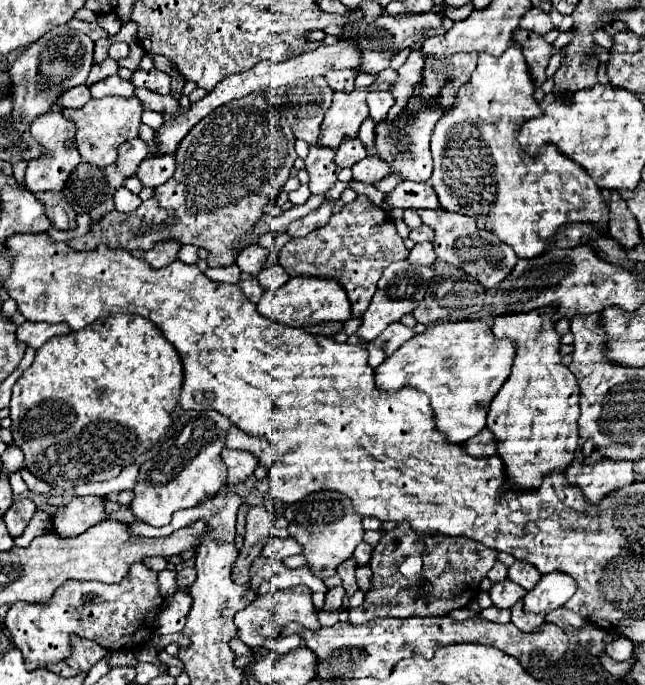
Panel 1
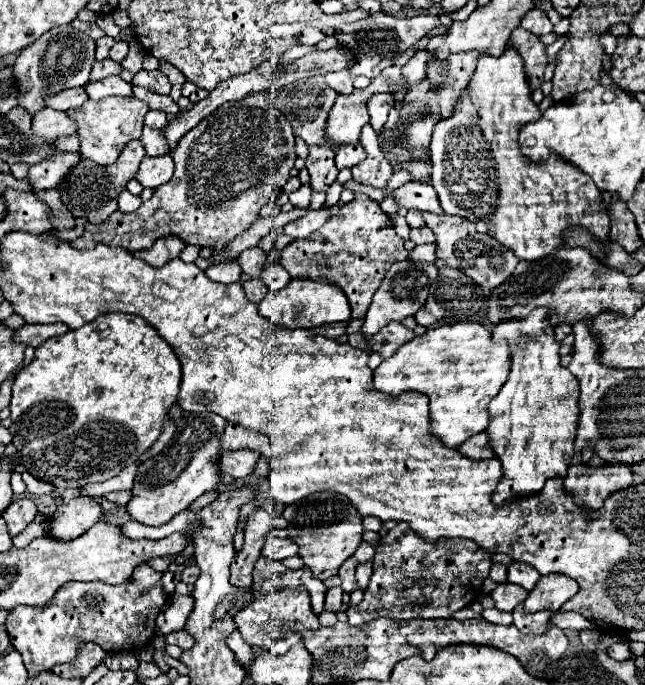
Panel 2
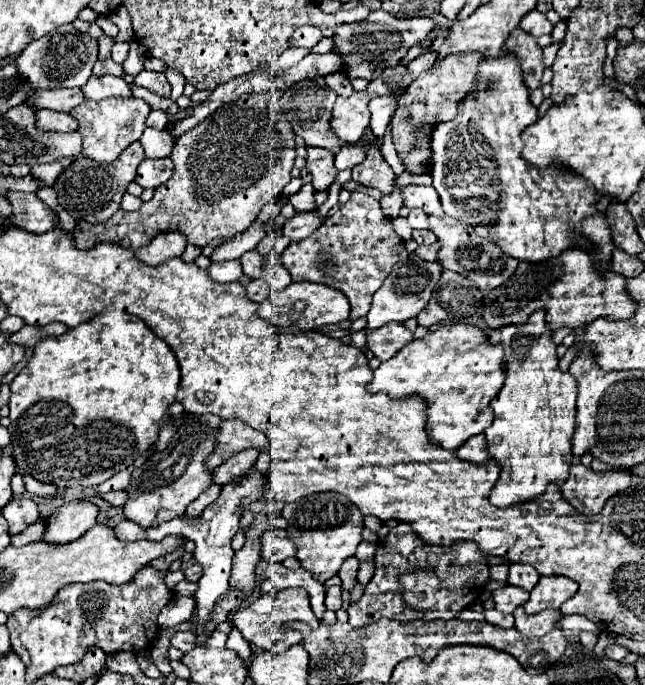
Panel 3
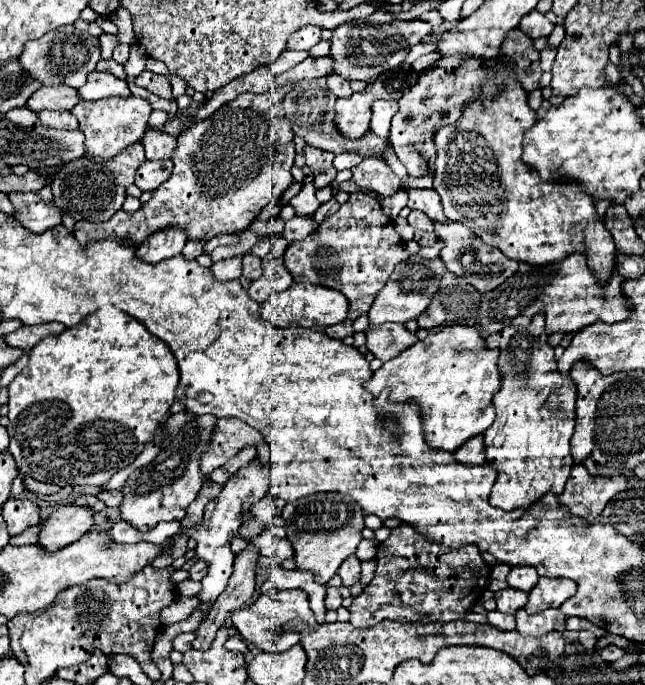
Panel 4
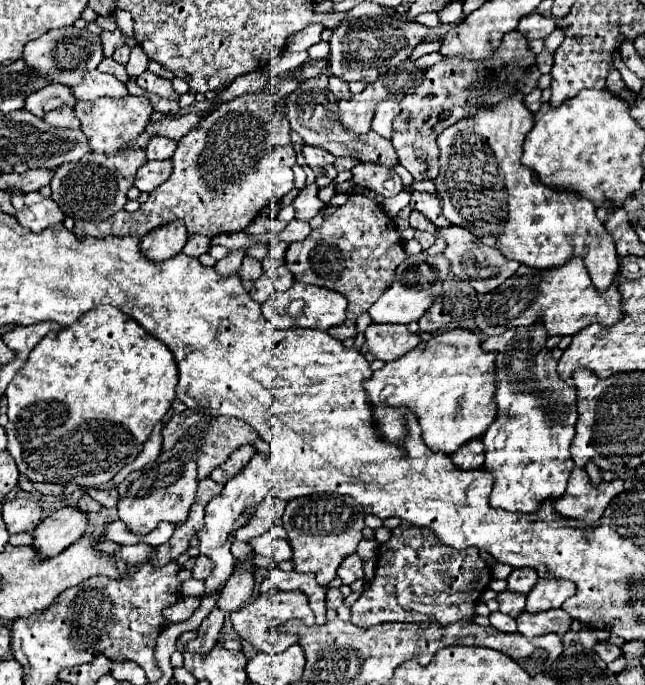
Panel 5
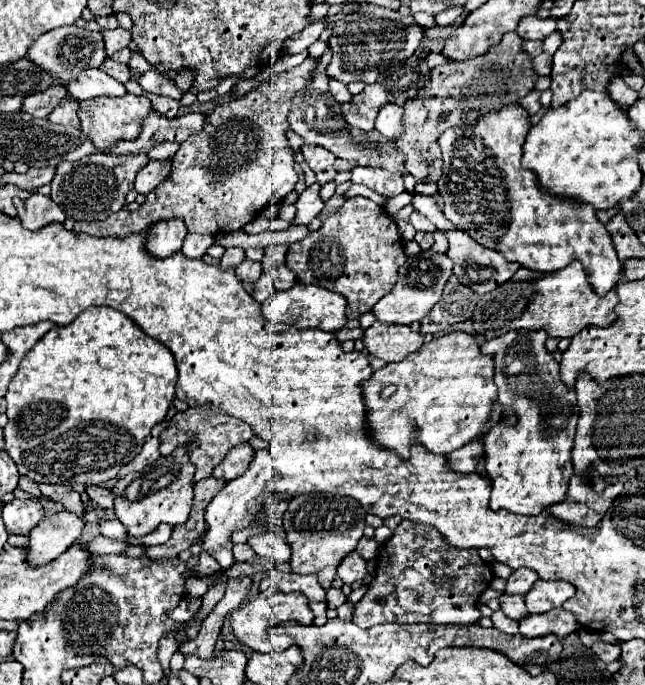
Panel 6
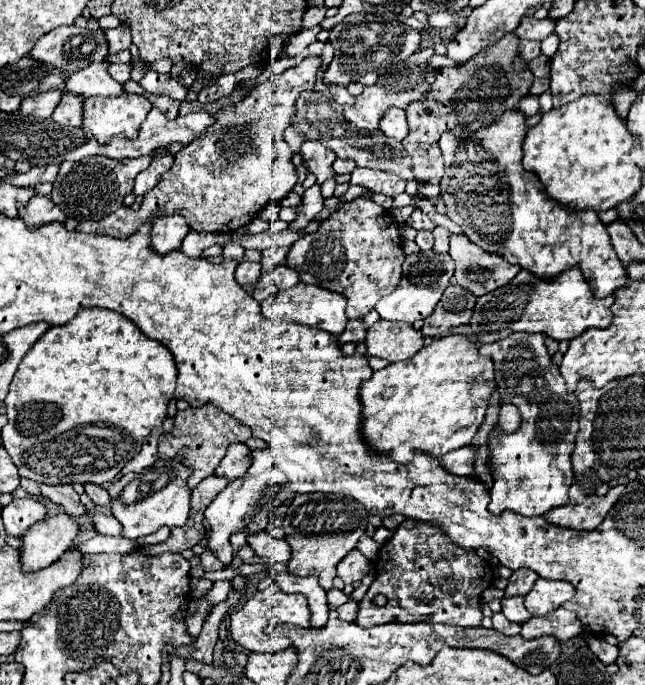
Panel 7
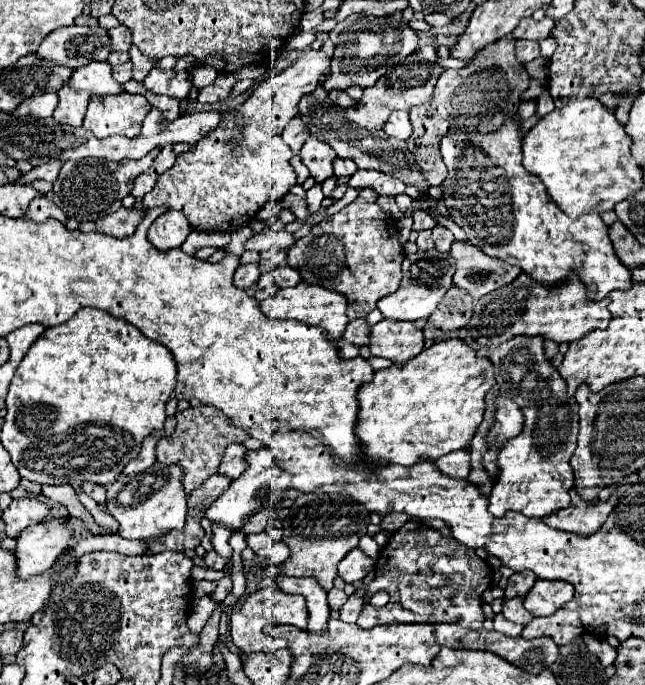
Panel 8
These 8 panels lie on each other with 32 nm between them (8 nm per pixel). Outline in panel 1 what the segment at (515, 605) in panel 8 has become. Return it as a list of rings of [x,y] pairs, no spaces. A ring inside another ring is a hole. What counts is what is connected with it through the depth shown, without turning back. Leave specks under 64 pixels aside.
[[[510,580],[504,582],[496,582],[490,590],[490,598],[494,602],[496,608],[512,608],[518,600],[522,600],[526,596],[526,590],[520,588],[518,584],[512,584]]]

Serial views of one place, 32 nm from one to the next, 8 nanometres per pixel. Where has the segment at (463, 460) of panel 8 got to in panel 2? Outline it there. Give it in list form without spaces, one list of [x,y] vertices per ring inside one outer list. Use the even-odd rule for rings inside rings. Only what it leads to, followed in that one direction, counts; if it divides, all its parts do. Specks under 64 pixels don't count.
[[[476,434],[472,436],[472,440],[466,440],[460,448],[460,454],[470,458],[470,460],[488,460],[492,458],[492,450],[488,448],[488,434]]]

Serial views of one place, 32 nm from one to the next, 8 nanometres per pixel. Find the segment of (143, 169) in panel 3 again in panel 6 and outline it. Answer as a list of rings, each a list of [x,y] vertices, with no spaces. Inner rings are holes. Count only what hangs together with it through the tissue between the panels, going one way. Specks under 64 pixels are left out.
[[[166,158],[166,160],[150,160],[148,166],[144,166],[138,172],[136,182],[134,182],[134,190],[138,194],[152,192],[168,176],[170,168],[172,168],[172,158]]]

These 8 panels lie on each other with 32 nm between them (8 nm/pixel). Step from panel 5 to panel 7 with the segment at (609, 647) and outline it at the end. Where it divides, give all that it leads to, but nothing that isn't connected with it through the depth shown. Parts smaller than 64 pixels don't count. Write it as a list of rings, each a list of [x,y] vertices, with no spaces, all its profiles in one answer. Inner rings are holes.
[[[592,638],[592,640],[588,640],[588,648],[600,658],[600,662],[604,666],[616,662],[616,658],[618,658],[618,648],[612,646],[612,644],[608,644],[604,638]]]

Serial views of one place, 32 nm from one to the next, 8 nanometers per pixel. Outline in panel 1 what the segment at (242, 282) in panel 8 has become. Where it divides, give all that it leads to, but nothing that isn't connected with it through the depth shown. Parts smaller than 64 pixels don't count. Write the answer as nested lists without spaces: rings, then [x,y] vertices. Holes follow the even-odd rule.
[[[254,244],[254,246],[248,246],[240,252],[240,256],[236,258],[236,264],[242,272],[246,272],[250,276],[258,276],[266,264],[266,258],[268,258],[268,250]]]

